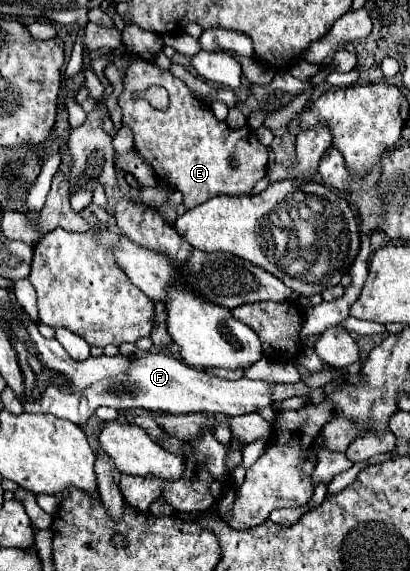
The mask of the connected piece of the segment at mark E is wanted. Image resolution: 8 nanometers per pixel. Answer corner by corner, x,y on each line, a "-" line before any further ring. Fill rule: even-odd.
137,60
127,66
125,74
125,92
119,96
119,106
123,110
123,124
127,124
135,134
135,150
153,166
161,182
169,184
171,188
183,192
183,204
185,208
195,208
203,202
207,202
213,196
219,194
249,194
253,186
267,174
267,148
257,140
255,130
249,126
243,126
239,130
229,130
225,122
217,120
213,110
197,96
191,94
191,90
175,78
171,72
159,70
155,64
-
149,86
163,86
169,92
169,106
167,110
155,110
145,98
135,98
137,92
147,90

